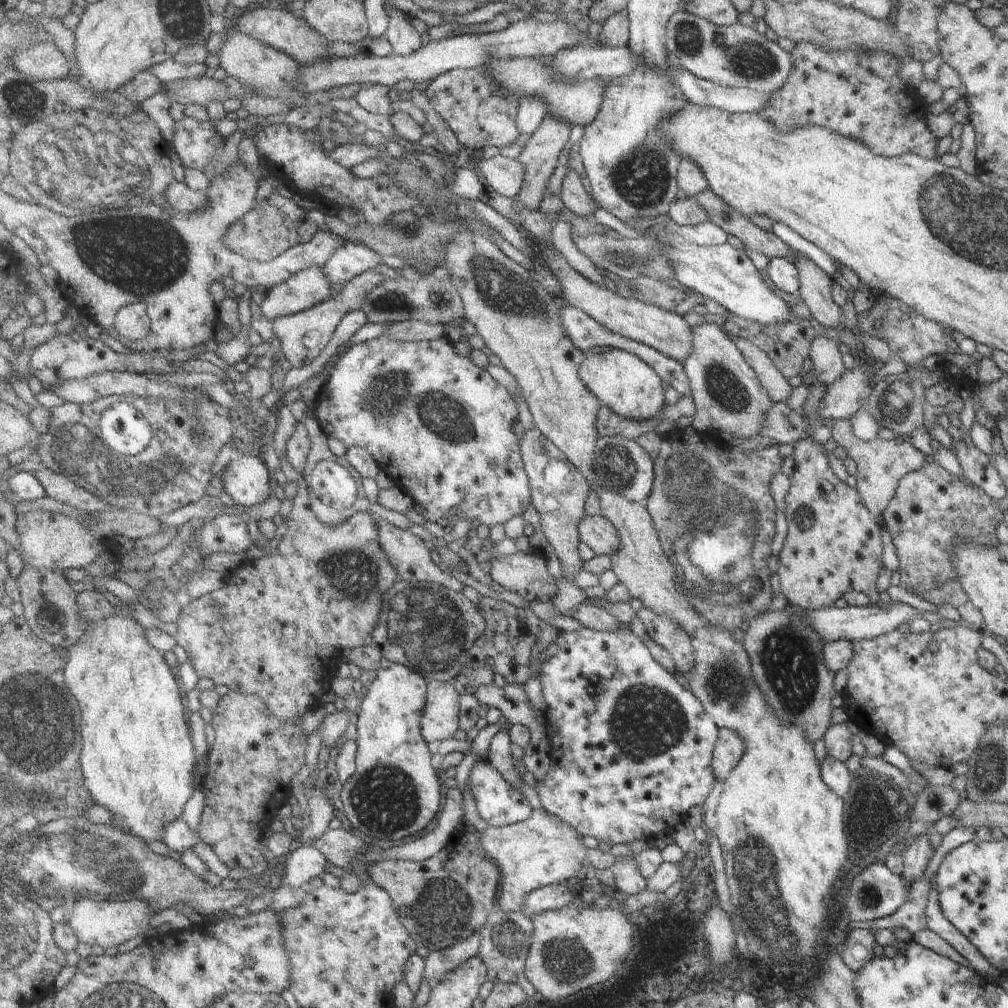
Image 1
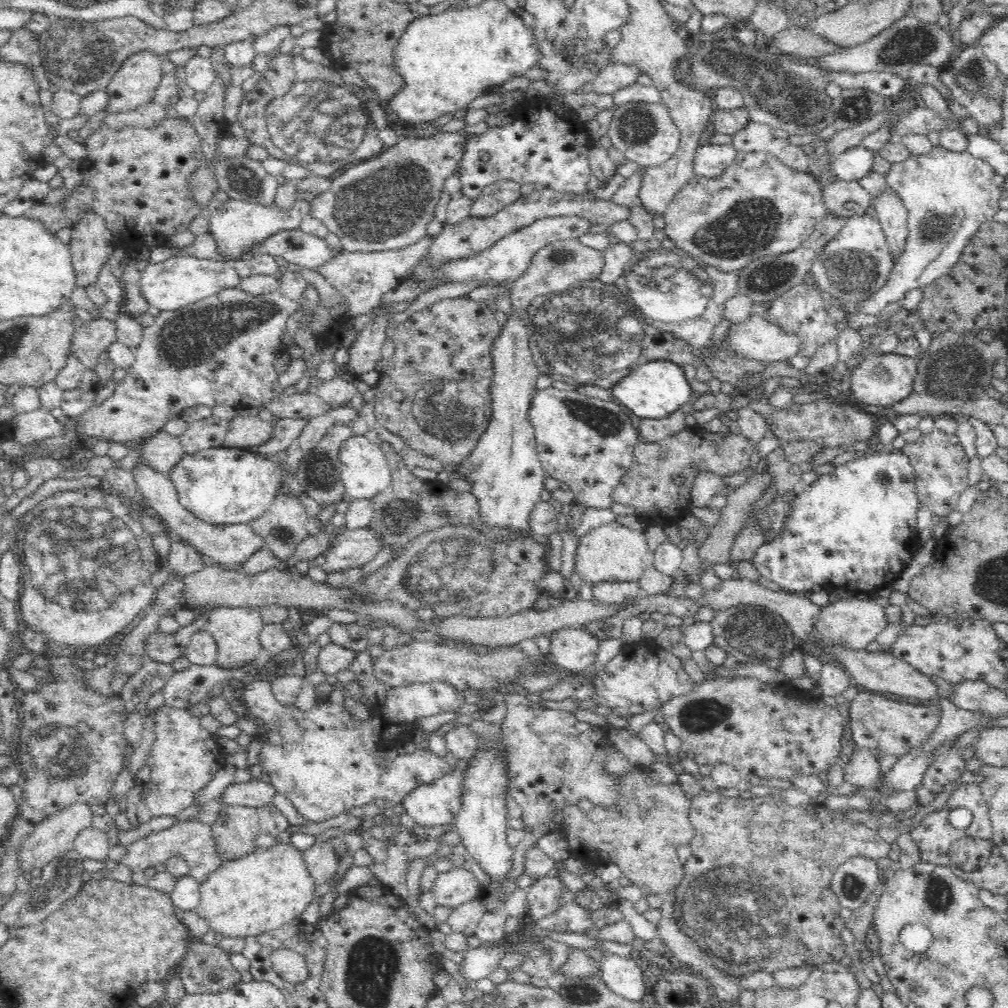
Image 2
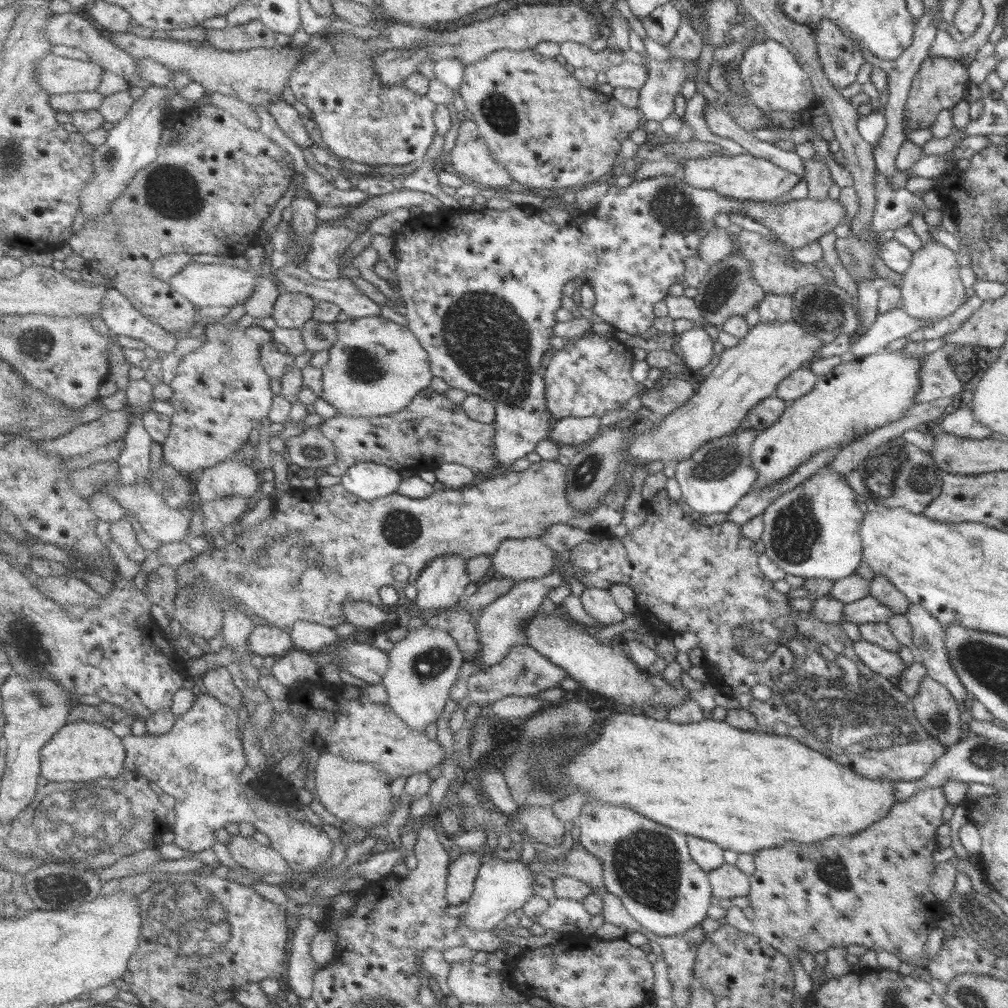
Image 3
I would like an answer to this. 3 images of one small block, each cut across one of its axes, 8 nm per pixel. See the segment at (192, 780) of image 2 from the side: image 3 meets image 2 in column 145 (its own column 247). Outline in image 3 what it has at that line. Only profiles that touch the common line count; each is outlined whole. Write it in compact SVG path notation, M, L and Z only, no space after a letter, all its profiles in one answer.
M204 690L194 703L194 707L176 720L175 728L169 734L161 736L131 734L123 738L128 752L127 768L146 775L166 793L176 798L175 808L178 812L178 820L173 828L176 836L175 845L185 851L210 850L214 848L216 842L219 842L216 832L220 828L226 828L230 822L248 822L259 832L269 836L271 846L281 852L286 860L290 861L296 873L303 878L316 875L317 871L322 873L322 868L332 860L332 852L334 852L334 840L330 838L330 834L322 828L322 825L313 825L310 822L291 818L287 812L287 807L291 804L284 802L284 793L276 794L280 796L280 800L264 800L264 794L258 794L252 788L252 784L249 783L246 786L240 784L240 775L250 764L248 764L245 745L240 739L238 724L240 724L238 710L222 704L222 701L218 700L214 694Z

